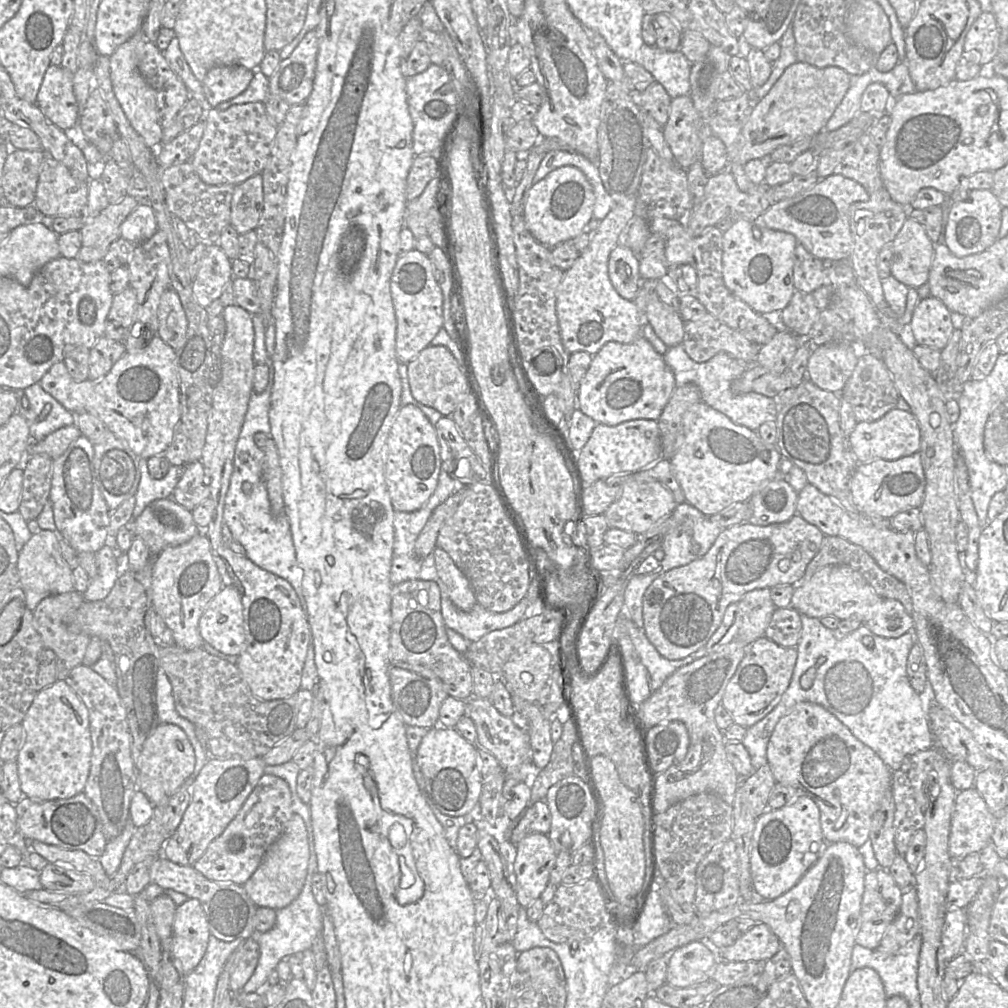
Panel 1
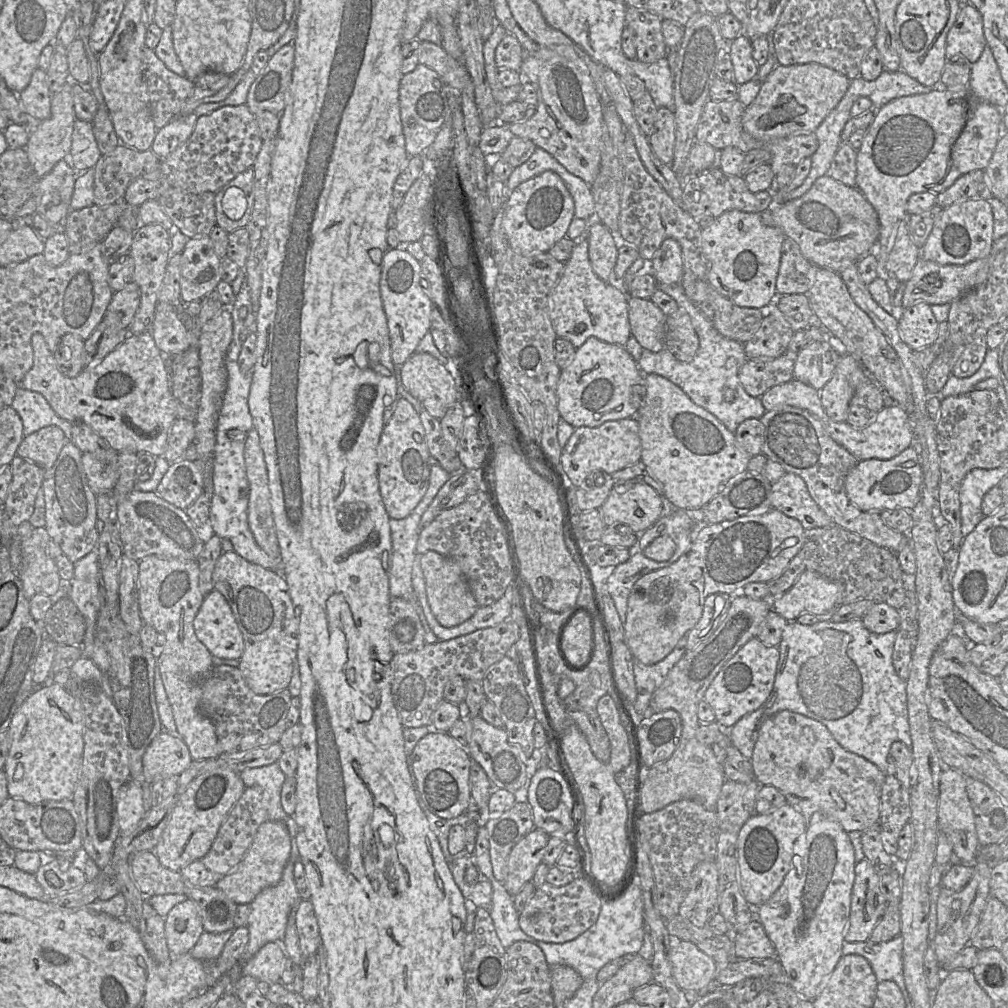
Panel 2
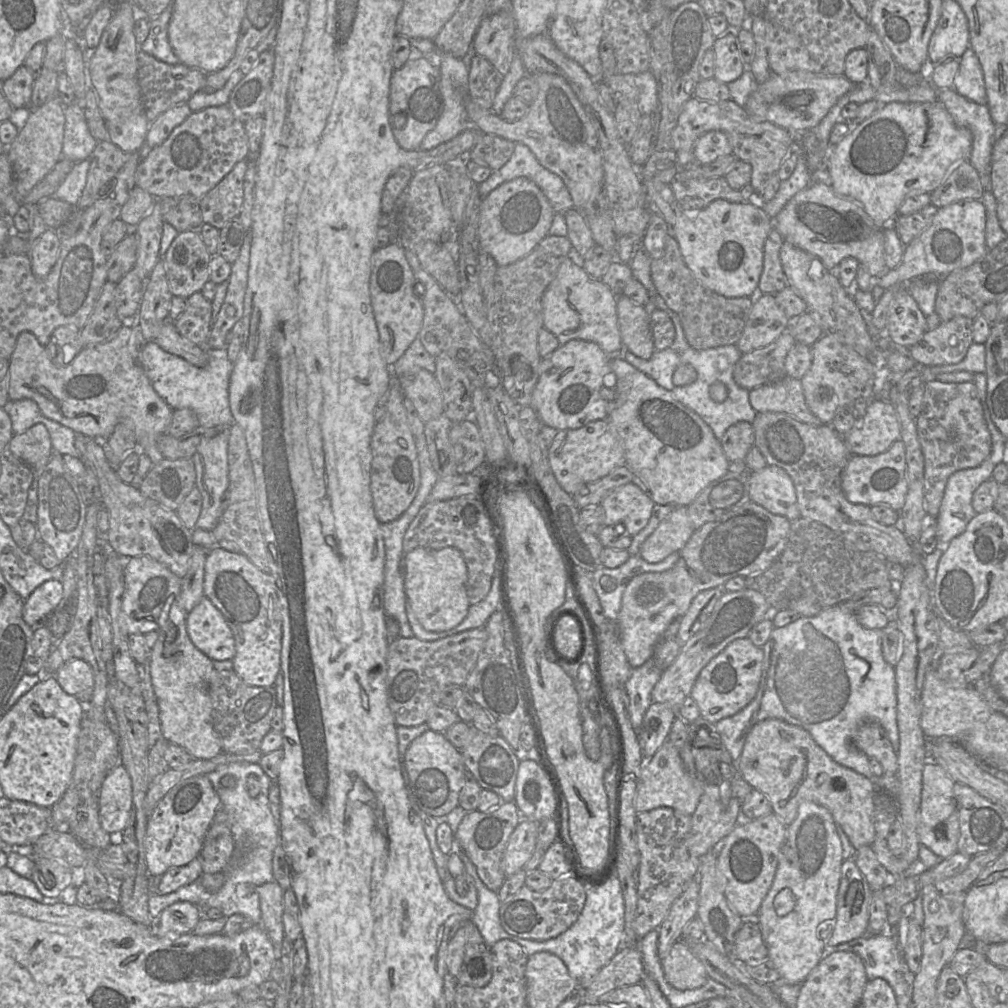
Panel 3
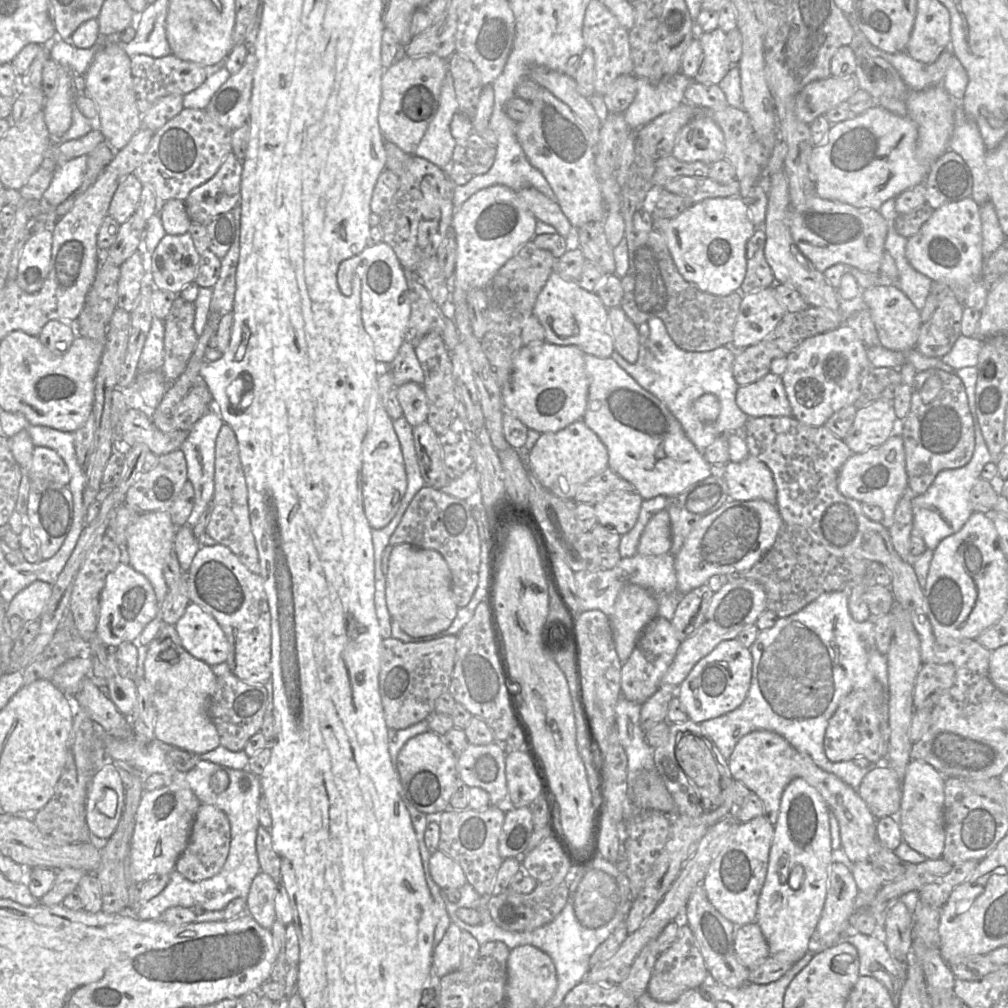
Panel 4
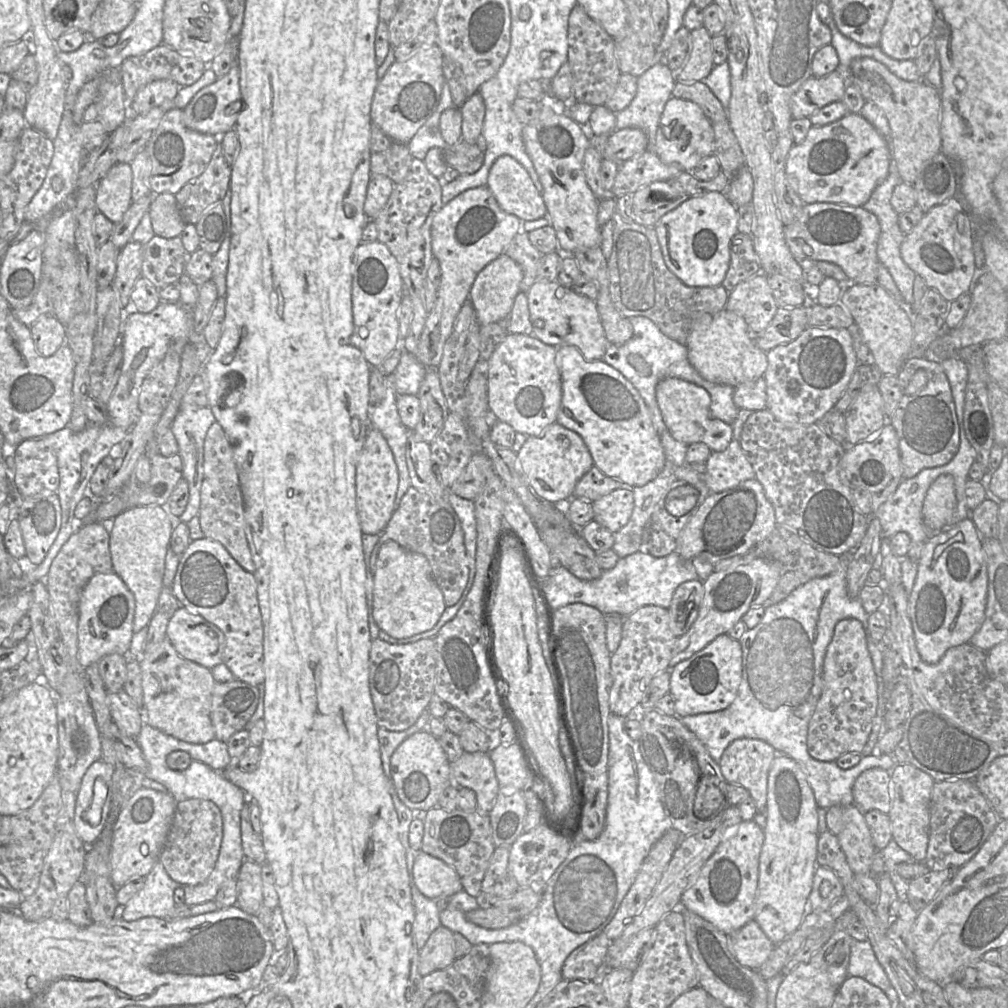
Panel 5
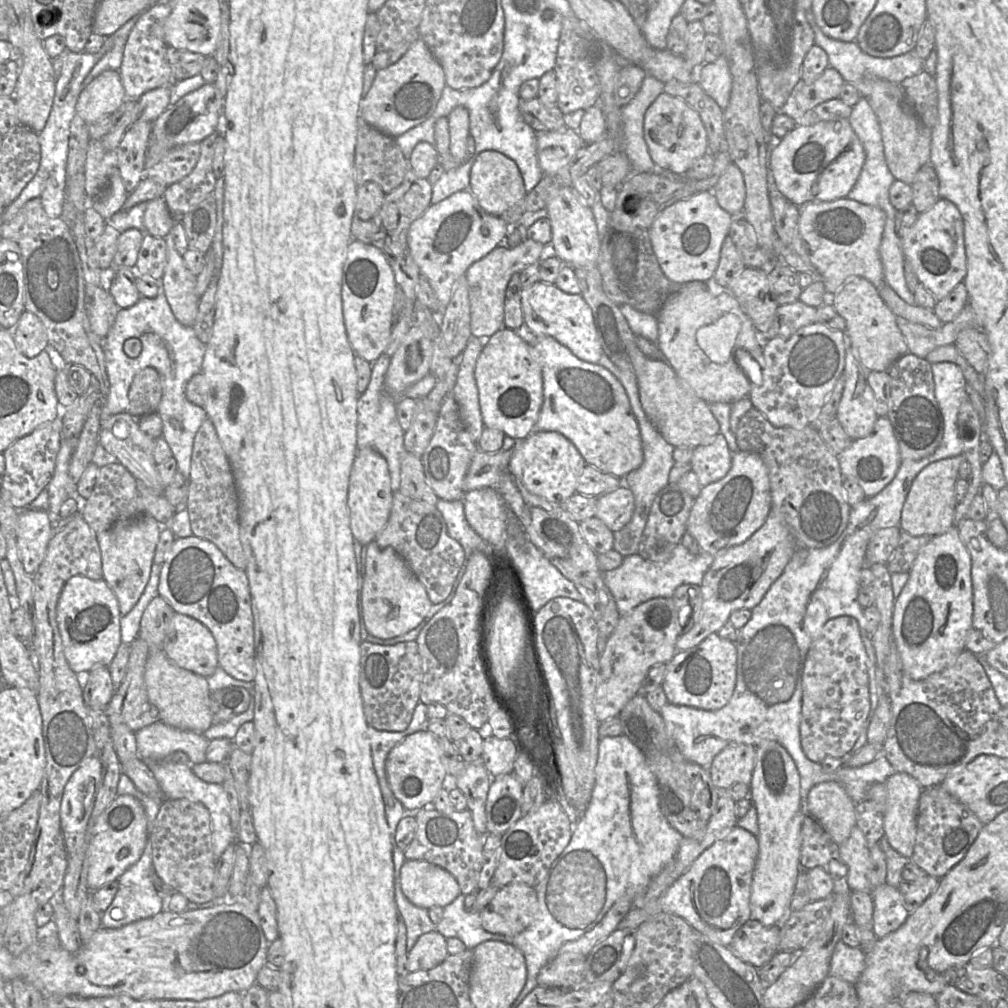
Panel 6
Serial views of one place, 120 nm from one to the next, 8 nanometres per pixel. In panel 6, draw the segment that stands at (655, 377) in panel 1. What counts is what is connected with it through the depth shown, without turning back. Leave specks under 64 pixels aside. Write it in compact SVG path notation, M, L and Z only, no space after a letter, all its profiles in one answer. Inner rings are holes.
M503 328L488 338L475 365L475 380L484 427L500 430L515 440L533 433L543 403L542 367L538 353L515 330Z

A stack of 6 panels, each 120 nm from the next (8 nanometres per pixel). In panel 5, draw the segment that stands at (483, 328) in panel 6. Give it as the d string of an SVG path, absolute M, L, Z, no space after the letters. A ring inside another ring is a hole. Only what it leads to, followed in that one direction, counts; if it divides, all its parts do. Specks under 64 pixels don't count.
M505 252L487 264L476 276L470 289L469 301L480 326L506 320L519 293L523 279L521 267Z

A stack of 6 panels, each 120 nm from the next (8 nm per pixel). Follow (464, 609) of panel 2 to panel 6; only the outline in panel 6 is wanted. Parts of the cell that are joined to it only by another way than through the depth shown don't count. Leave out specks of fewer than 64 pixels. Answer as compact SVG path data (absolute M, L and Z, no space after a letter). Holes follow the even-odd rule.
M375 540L365 546L360 613L362 623L370 635L380 639L404 635L426 622L432 605L424 585L395 550L391 547L381 547Z

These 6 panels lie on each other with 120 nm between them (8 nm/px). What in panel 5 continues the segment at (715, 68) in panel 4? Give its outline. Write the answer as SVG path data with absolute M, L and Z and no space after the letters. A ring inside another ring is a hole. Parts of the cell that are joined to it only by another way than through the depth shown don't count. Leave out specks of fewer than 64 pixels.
M703 26L691 31L692 49L688 60L677 72L677 80L682 82L703 81L712 71L712 35Z

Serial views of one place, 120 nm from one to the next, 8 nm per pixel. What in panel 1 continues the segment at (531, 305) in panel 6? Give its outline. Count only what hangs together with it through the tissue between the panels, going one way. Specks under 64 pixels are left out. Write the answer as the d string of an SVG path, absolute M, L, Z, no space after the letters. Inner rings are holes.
M631 194L620 202L606 217L600 220L598 227L589 232L590 240L581 251L573 265L564 271L556 295L556 314L562 345L568 353L587 352L595 355L607 342L628 344L641 337L644 326L644 314L641 314L633 301L621 297L614 289L608 275L608 260L611 251L619 244L622 231L635 217L636 194Z

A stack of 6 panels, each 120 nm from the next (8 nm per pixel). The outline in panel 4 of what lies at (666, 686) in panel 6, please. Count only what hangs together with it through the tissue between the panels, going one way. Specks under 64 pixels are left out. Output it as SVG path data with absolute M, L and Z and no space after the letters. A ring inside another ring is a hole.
M737 639L722 641L692 668L677 688L676 695L685 707L690 720L695 723L722 716L738 708L745 700L752 679L750 649Z

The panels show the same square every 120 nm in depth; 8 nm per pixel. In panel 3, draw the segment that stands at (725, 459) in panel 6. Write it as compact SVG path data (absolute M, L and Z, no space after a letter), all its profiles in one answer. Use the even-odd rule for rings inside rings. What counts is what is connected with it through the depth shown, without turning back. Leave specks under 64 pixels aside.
M767 465L758 471L748 471L748 477L751 502L762 506L773 514L784 516L790 521L801 518L793 481L783 468Z

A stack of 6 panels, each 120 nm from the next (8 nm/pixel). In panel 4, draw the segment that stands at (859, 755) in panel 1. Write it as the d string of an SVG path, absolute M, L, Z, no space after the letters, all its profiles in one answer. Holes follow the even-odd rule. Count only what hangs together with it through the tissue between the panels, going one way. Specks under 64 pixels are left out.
M753 731L740 739L730 756L729 769L734 780L742 782L752 793L755 793L764 803L765 817L775 825L779 816L782 794L787 785L795 778L803 778L816 788L829 809L835 814L840 827L841 845L852 864L869 861L870 847L876 839L876 818L859 796L857 790L846 784L836 775L826 772L816 765L810 755L798 751L783 736L767 731Z

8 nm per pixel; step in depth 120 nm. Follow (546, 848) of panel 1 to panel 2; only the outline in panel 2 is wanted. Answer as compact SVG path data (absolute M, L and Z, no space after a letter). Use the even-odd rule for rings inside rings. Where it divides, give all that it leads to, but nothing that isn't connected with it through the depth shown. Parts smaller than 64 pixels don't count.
M534 828L511 849L504 881L504 887L511 896L532 880L538 865L543 861L548 839L549 836L543 830Z

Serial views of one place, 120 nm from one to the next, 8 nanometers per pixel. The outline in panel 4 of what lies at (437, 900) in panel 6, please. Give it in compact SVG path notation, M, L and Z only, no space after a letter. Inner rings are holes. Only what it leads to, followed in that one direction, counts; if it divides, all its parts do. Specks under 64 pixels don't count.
M439 850L431 853L429 872L433 881L441 889L461 888L467 882L461 866Z

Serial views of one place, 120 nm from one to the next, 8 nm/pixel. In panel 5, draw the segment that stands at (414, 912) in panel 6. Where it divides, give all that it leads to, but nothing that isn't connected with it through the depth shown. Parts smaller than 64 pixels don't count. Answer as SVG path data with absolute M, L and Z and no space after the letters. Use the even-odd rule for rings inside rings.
M411 881L411 895L415 910L415 919L412 924L411 936L414 945L421 949L429 936L441 926L440 912L436 900L425 897Z

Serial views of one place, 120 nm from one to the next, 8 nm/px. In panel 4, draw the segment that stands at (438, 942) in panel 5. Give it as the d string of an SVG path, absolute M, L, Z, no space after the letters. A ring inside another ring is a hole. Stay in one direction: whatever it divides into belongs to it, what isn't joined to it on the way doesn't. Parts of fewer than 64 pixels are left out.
M451 923L441 941L434 948L431 971L436 976L442 977L460 969L461 933L462 929Z

